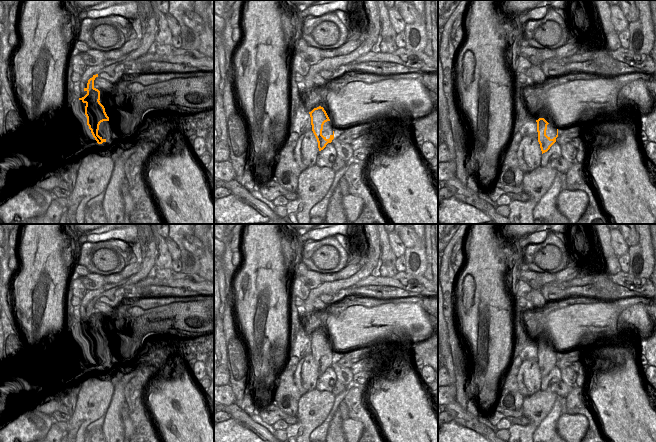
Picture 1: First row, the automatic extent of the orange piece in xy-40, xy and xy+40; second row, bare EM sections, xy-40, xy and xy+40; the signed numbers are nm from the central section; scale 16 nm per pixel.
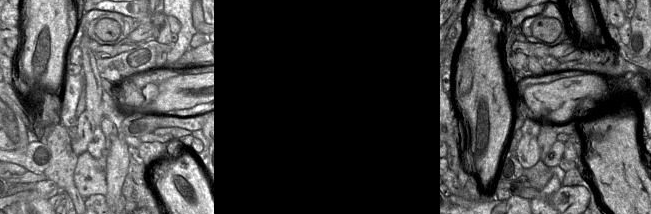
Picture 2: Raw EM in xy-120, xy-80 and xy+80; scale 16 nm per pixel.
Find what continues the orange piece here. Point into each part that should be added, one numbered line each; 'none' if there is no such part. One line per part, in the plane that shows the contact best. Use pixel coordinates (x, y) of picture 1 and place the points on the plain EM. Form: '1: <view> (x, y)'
none

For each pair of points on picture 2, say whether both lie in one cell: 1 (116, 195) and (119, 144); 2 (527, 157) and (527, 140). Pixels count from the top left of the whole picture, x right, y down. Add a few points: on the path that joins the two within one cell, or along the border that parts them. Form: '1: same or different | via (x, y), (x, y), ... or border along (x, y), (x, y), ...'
1: same | via (116, 182), (118, 157)
2: same | via (527, 153), (527, 144)

